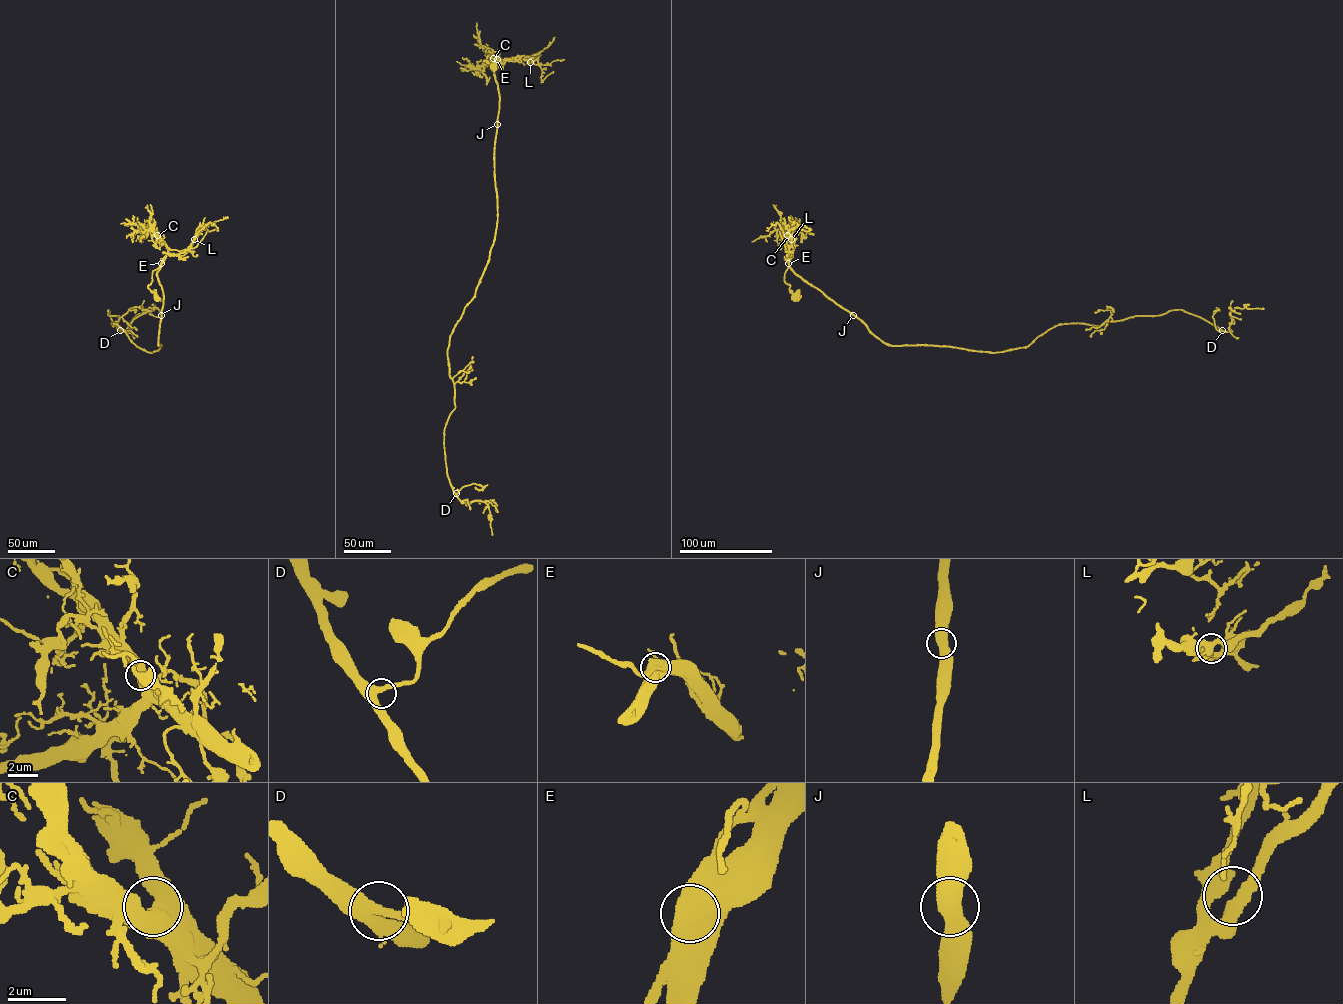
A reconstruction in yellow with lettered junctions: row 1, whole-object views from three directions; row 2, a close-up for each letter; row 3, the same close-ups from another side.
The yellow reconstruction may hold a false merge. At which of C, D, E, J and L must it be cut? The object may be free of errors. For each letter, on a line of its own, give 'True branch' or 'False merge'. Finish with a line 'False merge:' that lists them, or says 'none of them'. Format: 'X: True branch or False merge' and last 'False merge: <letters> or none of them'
C: True branch
D: True branch
E: True branch
J: True branch
L: True branch
False merge: none of them

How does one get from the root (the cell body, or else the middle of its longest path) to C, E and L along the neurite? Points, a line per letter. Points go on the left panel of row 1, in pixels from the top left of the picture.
C: (156, 297), (148, 286), (152, 271), (167, 251), (166, 244), (157, 235)
E: (156, 297), (148, 286), (152, 271), (161, 263)
L: (156, 297), (148, 287), (152, 271), (166, 254), (183, 252), (194, 239)

